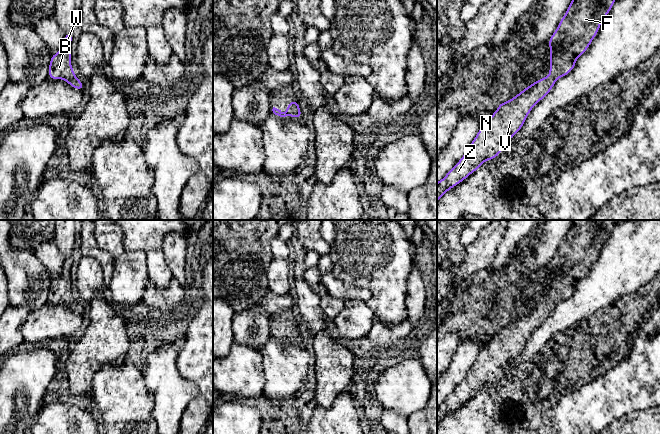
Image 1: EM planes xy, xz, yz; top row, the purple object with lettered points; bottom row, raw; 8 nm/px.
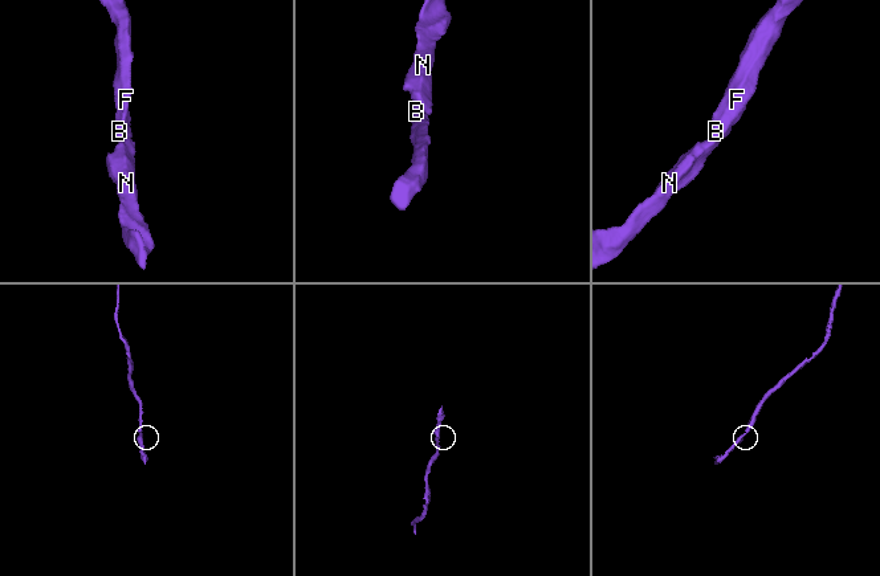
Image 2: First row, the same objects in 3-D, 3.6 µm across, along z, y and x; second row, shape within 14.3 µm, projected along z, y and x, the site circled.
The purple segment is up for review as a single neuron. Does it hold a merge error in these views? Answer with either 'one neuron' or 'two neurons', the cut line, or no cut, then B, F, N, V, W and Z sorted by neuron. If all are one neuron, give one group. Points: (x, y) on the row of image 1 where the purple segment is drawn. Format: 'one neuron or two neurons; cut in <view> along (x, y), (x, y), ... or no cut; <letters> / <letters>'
one neuron; no cut; B F N V W Z

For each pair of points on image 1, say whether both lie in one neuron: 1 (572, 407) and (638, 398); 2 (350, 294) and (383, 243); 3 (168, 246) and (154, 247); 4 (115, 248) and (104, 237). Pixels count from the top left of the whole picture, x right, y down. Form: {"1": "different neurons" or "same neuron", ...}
{"1": "same neuron", "2": "different neurons", "3": "different neurons", "4": "same neuron"}

